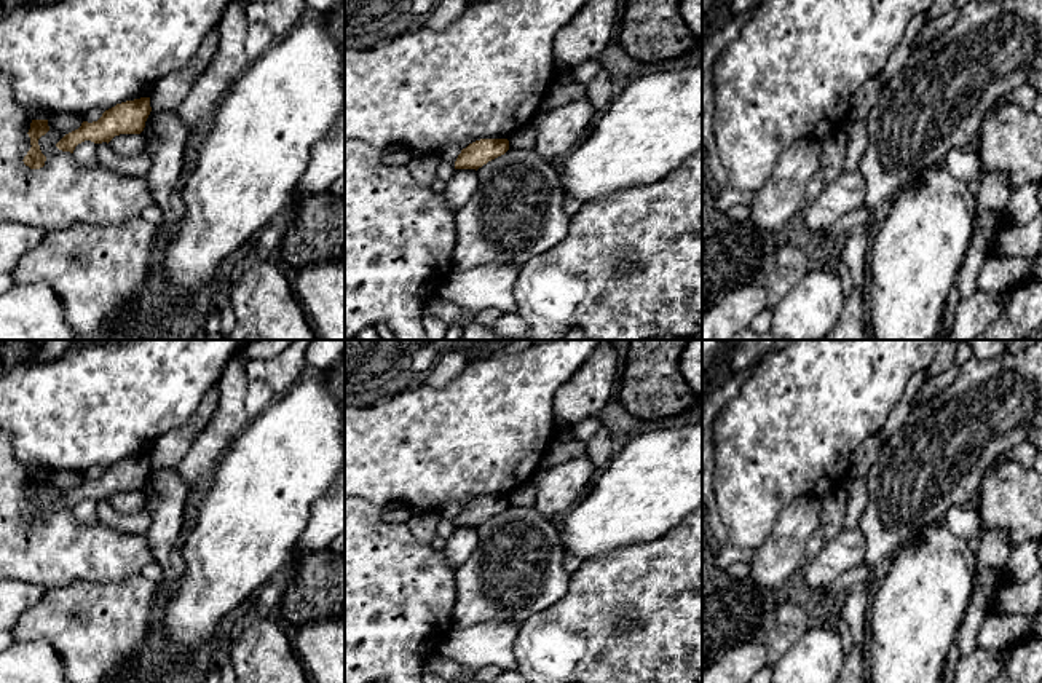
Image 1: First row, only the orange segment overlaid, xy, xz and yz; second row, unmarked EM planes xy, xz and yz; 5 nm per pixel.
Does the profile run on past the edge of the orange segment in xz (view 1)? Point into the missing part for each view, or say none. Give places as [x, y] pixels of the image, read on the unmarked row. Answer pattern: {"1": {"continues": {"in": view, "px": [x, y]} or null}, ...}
{"1": {"continues": null}}

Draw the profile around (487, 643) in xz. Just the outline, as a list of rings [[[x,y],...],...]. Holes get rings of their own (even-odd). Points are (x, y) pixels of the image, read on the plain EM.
[[[479,622],[471,627],[453,627],[439,656],[472,670],[498,665],[506,672],[515,670],[512,649],[519,626],[514,622]]]

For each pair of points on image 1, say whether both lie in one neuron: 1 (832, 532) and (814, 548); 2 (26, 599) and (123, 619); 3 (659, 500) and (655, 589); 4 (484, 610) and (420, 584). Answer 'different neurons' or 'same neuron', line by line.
1: same neuron
2: different neurons
3: different neurons
4: different neurons

